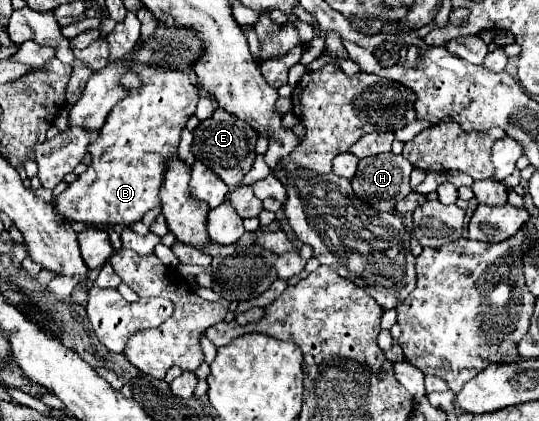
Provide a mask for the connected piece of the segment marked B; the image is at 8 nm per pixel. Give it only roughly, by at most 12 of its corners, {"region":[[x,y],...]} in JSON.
{"region":[[147,66],[57,196],[71,222],[131,226],[159,204],[199,102],[191,74]]}

